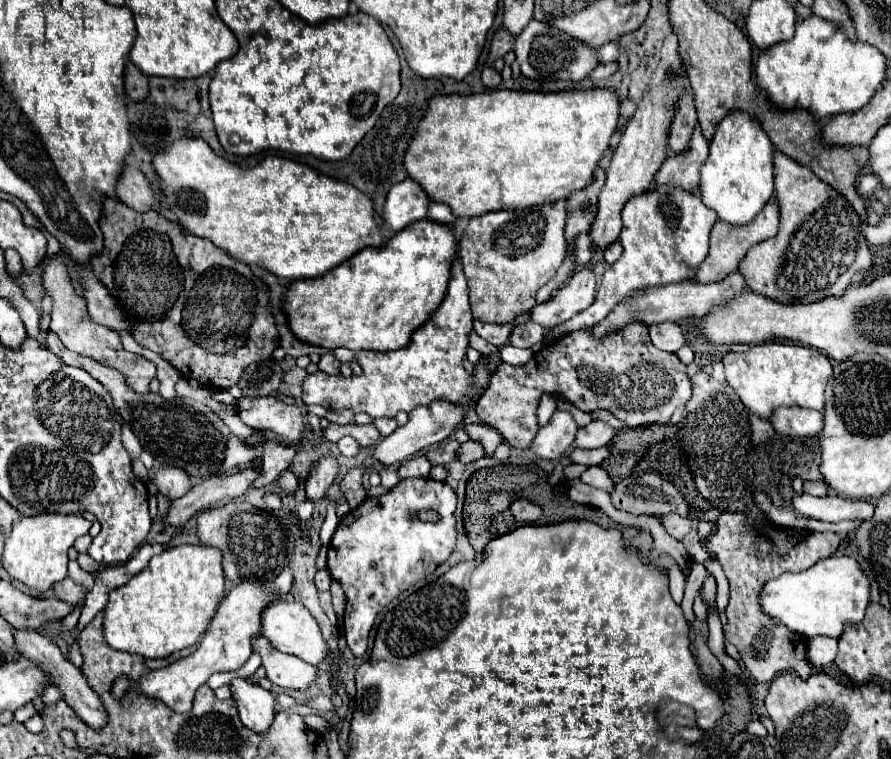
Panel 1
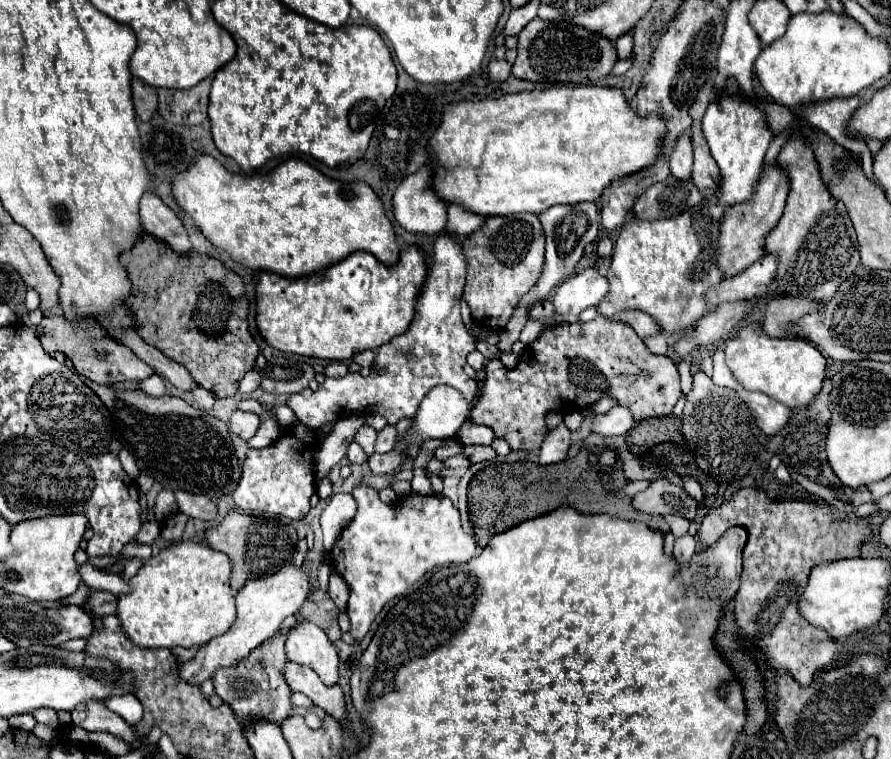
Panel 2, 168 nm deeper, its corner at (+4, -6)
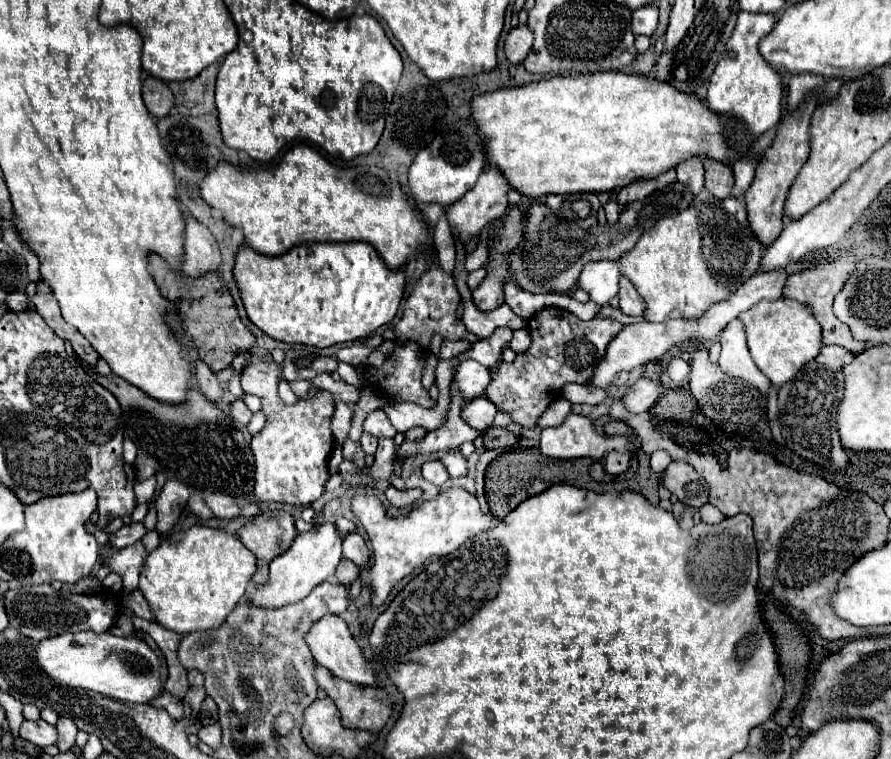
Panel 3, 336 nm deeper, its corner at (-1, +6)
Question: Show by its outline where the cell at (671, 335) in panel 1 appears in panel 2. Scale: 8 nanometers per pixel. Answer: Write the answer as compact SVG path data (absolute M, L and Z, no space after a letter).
M624 310L624 312L616 314L614 320L620 320L620 322L630 324L640 338L646 338L646 336L652 336L652 334L658 332L656 322L648 314L640 312L640 310Z

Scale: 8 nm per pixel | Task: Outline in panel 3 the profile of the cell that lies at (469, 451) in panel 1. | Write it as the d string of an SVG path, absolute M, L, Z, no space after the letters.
M497 426L489 428L489 430L485 432L485 436L483 436L485 448L489 448L489 450L493 450L493 448L513 448L517 440L519 440L519 438L517 438L515 434L511 434L511 432L505 430L505 428L497 428Z

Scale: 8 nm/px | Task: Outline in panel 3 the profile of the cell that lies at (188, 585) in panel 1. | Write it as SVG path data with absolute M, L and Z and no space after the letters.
M195 524L187 530L173 532L149 552L139 578L139 590L147 600L155 622L163 628L179 634L209 630L217 628L245 596L255 566L255 556L235 534Z

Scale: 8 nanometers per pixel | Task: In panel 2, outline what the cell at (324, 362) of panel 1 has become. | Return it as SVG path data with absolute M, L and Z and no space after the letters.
M330 362L326 366L326 376L332 376L332 378L340 378L340 376L346 376L348 374L348 364L344 362Z

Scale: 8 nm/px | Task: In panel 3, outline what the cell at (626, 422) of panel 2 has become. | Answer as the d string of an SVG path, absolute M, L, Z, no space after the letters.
M639 378L633 386L627 388L627 394L621 398L621 402L629 412L641 414L641 412L647 412L655 404L655 400L663 394L663 390L665 388L661 382Z

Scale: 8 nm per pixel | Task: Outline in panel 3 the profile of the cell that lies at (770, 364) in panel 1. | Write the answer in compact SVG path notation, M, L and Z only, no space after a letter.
M781 298L775 302L759 302L743 312L739 320L745 326L747 344L753 360L775 386L783 386L793 380L793 376L797 376L797 372L807 362L817 358L823 348L821 326L817 324L817 320L813 320L809 308L801 308L801 304L795 304L793 300Z

